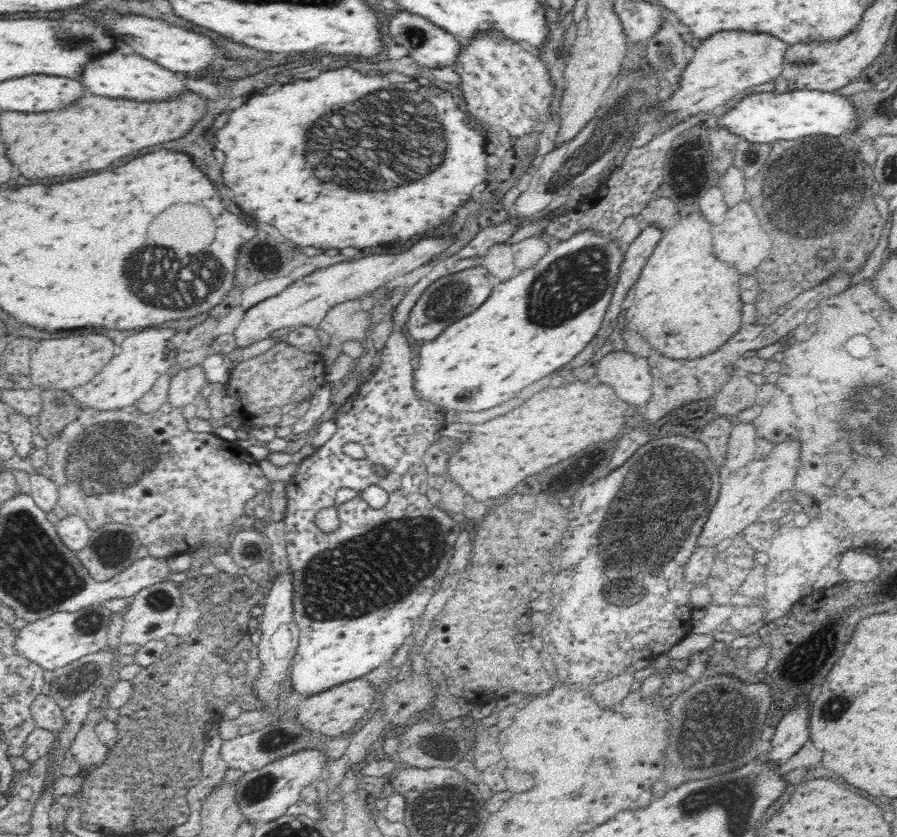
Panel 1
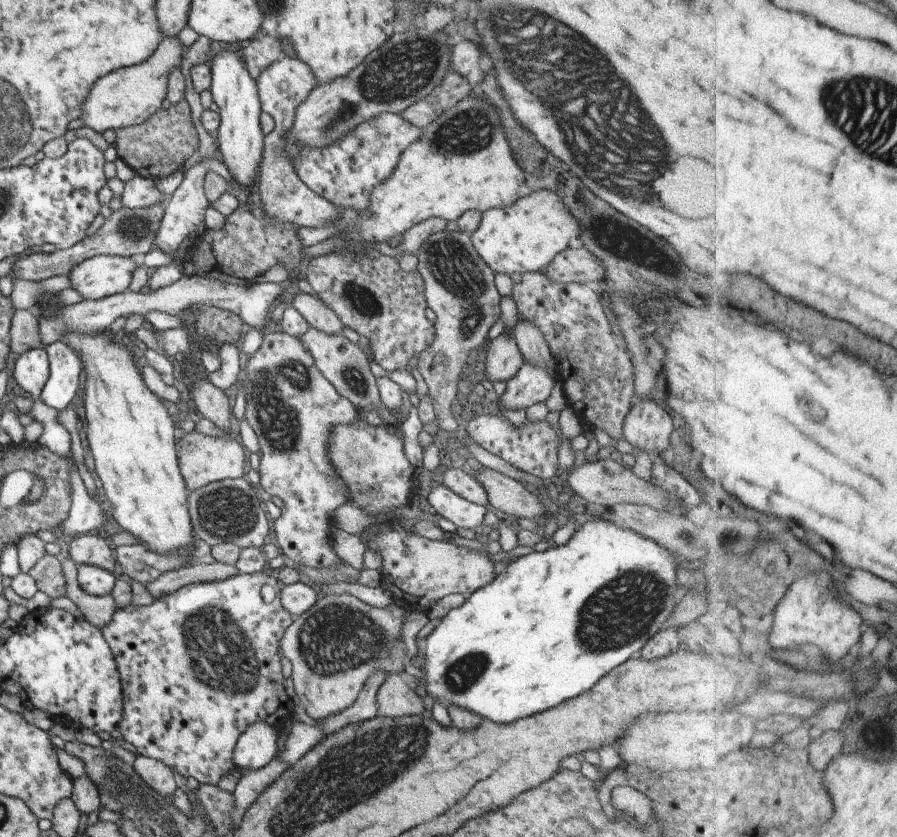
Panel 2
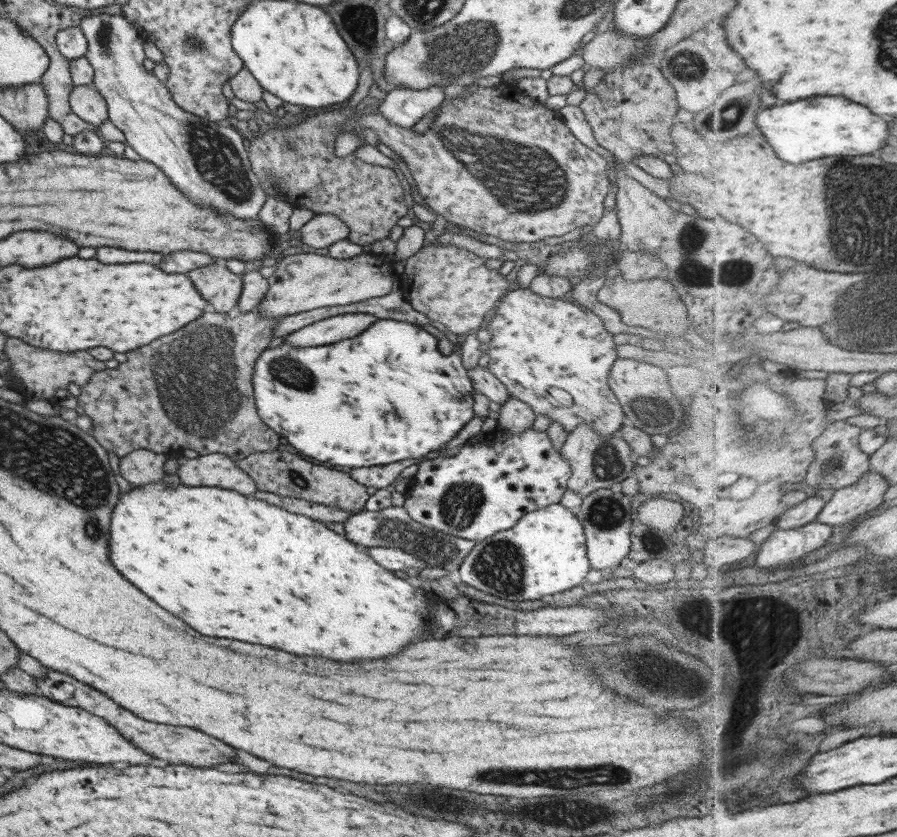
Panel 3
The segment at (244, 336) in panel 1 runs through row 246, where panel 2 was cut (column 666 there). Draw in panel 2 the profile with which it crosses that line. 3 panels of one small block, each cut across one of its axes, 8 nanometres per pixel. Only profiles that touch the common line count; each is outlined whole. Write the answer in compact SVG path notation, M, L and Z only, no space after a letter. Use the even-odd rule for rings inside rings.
M642 397L623 422L623 437L649 454L660 454L669 446L672 430L672 416L649 397Z

